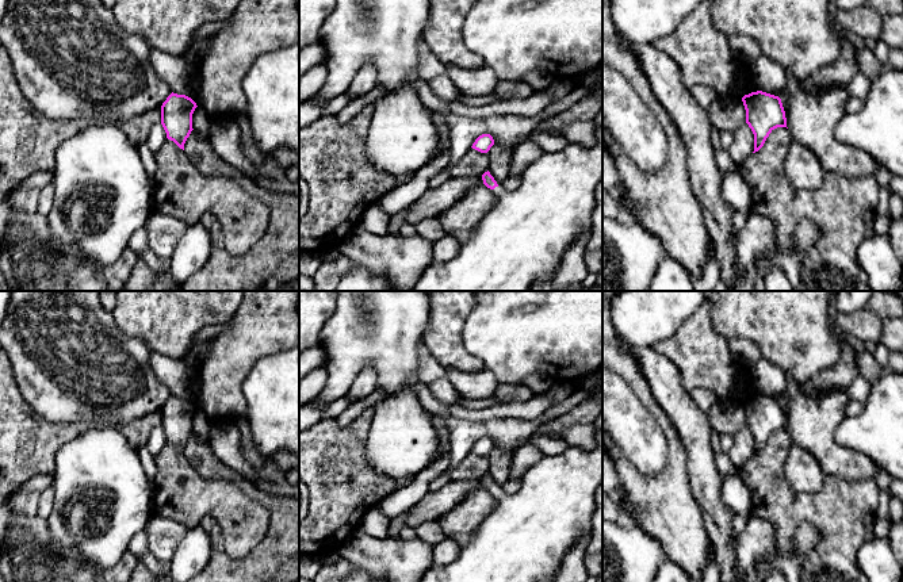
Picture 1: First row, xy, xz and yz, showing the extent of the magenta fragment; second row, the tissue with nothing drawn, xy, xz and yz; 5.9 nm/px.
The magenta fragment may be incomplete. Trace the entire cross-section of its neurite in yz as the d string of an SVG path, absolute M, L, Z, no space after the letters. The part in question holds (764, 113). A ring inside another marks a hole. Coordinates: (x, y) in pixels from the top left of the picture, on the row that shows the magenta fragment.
M757 91L742 97L746 123L754 134L754 152L758 152L769 134L777 127L787 127L785 111L778 96Z

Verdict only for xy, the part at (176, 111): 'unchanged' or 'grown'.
unchanged

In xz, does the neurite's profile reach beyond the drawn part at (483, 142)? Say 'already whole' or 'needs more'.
already whole

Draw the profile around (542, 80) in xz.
M546 70L529 72L524 74L520 81L529 85L535 92L547 89L554 81L554 76Z

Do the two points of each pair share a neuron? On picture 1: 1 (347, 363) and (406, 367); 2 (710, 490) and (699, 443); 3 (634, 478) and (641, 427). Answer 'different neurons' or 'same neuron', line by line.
1: same neuron
2: same neuron
3: different neurons

